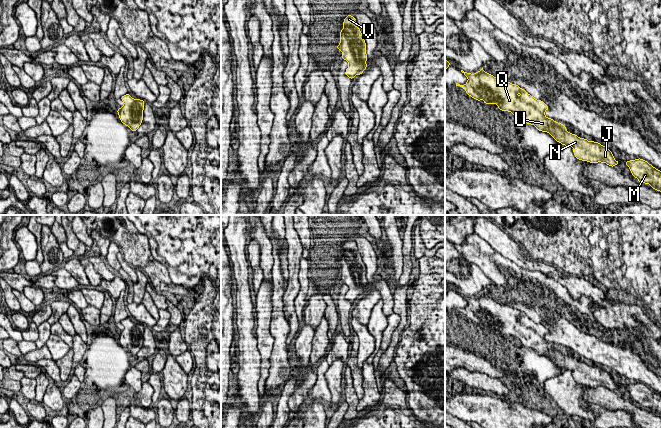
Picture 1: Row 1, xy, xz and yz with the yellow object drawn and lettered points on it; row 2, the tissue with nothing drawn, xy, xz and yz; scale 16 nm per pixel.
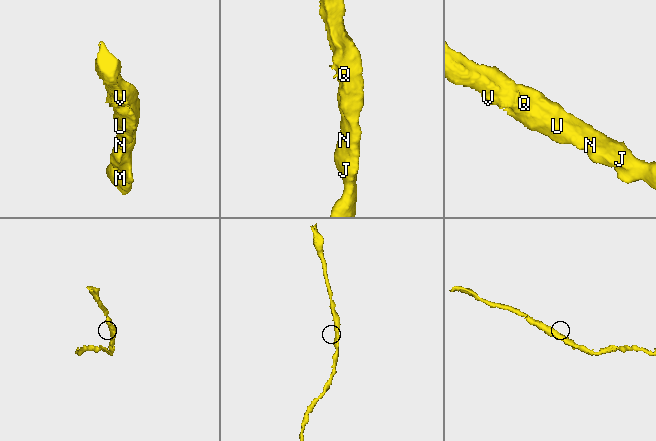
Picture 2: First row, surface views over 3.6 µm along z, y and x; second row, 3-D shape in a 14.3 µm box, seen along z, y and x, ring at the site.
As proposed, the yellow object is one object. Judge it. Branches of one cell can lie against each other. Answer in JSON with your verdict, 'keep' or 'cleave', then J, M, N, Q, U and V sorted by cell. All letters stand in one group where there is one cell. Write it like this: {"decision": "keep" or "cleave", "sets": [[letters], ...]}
{"decision": "keep", "sets": [["J", "M", "N", "Q", "U", "V"]]}

